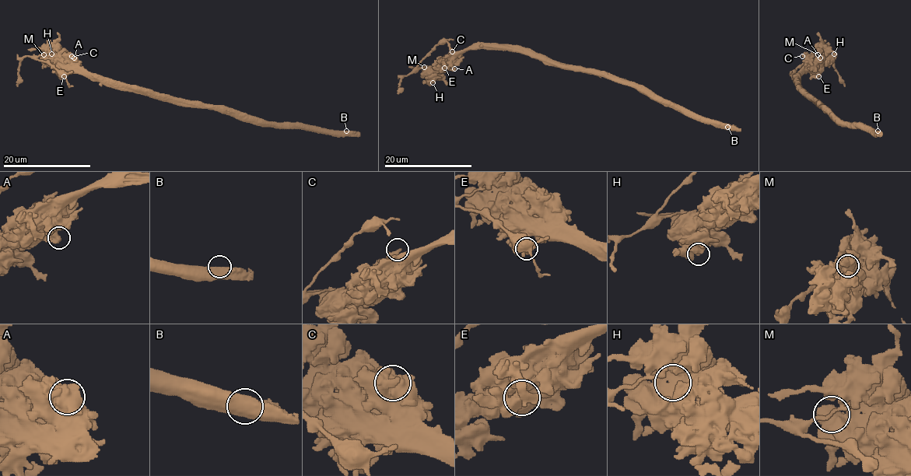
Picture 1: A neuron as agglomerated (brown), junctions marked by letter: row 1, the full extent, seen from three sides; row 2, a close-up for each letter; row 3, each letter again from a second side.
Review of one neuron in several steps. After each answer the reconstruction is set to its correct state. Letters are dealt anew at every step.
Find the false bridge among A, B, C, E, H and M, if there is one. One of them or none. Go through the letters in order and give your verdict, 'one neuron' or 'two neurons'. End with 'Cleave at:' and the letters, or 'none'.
A: one neuron
B: one neuron
C: one neuron
E: one neuron
H: one neuron
M: two neurons
Cleave at: M

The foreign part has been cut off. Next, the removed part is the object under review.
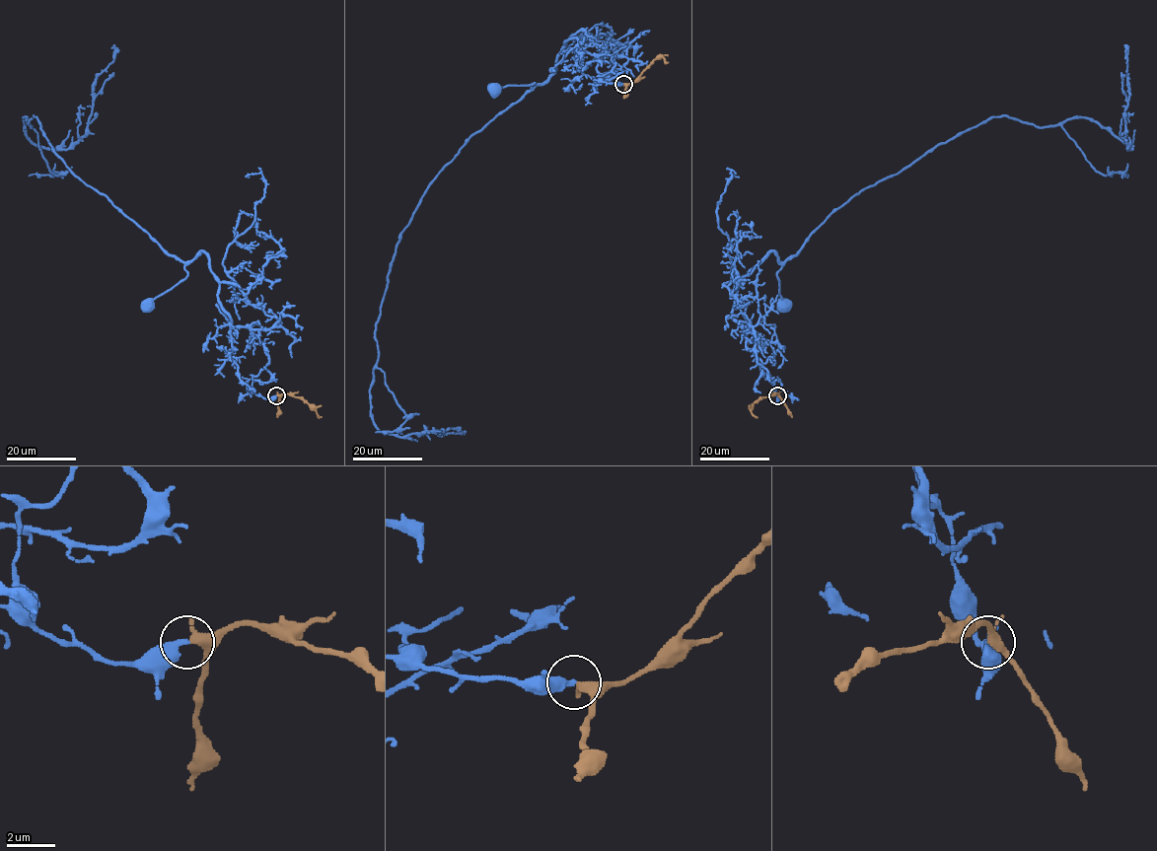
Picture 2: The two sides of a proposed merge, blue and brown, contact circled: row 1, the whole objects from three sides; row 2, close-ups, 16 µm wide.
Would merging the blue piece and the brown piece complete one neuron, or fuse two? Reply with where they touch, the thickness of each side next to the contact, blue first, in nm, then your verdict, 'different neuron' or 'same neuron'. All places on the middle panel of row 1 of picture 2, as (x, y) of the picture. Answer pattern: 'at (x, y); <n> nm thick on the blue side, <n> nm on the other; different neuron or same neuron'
at (623, 84); 360 nm thick on the blue side, 320 nm on the other; same neuron

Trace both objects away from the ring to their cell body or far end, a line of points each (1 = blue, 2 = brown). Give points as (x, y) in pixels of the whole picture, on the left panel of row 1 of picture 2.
1: (277, 396), (254, 392), (253, 377), (269, 362), (267, 350), (246, 326), (231, 325), (204, 252), (148, 307)
2: (277, 396), (290, 393), (301, 396), (321, 417)

